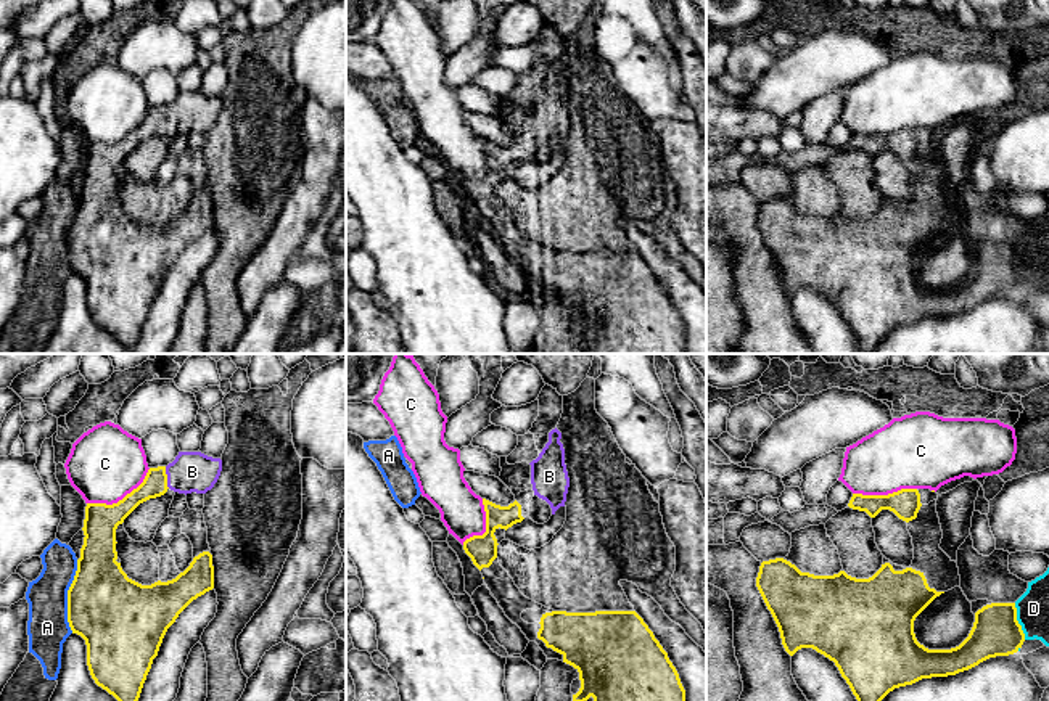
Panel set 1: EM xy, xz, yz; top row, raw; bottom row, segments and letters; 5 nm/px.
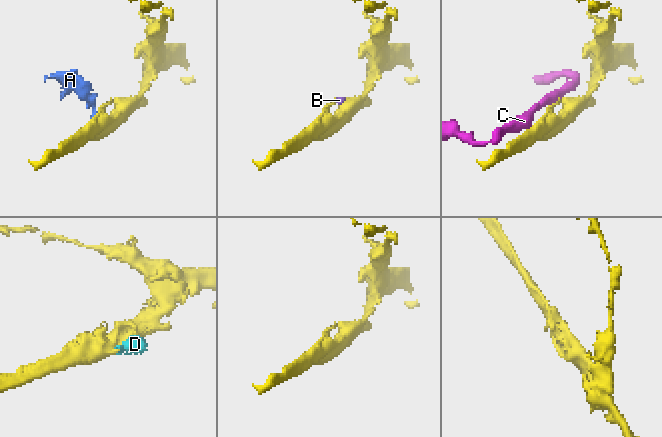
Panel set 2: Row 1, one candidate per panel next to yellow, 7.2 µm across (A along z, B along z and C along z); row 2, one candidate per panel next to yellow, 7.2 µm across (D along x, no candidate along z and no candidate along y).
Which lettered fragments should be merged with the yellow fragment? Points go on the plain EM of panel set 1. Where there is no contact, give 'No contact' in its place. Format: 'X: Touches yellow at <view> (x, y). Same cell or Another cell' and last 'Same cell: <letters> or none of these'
A: Touches yellow at xy (68, 237). Another cell
B: Touches yellow at xy (166, 118). Same cell
C: Touches yellow at xy (123, 139). Another cell
D: Touches yellow at yz (1017, 261). Another cell
Same cell: B

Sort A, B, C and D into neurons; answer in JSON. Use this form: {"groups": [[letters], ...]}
{"groups": [["A", "D"], ["B"], ["C"]]}

